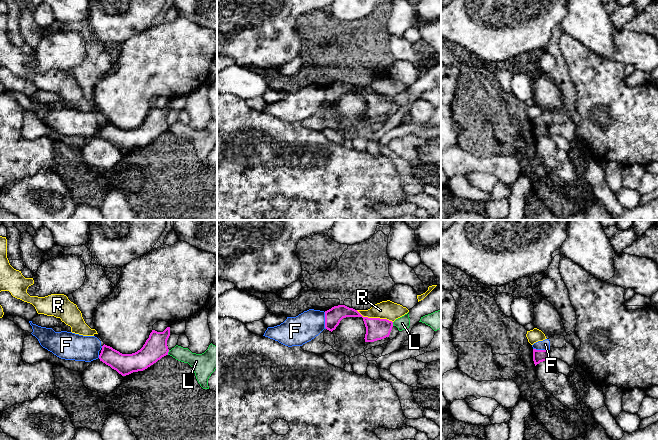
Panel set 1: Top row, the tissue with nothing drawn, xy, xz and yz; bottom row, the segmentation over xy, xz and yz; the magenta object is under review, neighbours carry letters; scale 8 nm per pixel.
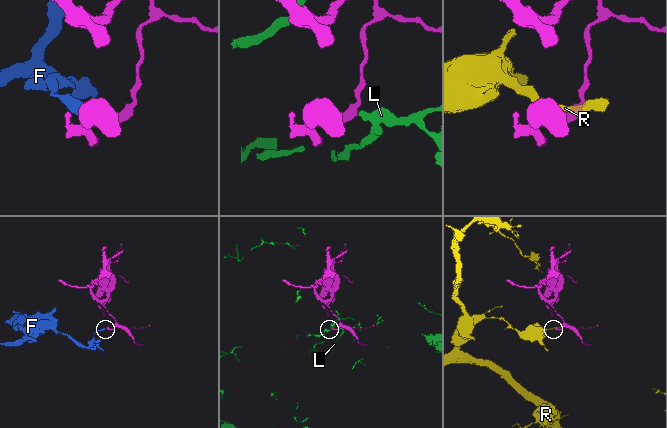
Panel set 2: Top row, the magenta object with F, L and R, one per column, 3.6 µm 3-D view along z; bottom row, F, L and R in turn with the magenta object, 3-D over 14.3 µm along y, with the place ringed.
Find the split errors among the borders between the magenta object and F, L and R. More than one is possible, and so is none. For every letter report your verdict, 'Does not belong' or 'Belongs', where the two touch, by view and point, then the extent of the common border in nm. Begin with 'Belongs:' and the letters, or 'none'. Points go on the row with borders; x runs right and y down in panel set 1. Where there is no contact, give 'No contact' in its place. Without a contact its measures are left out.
Belongs: none
F: Does not belong. Touches magenta at xz (325, 320). Shared border 140 nm
L: Does not belong. Touches magenta at xy (168, 351). Shared border 40 nm
R: Does not belong. Touches magenta at xz (374, 318). Shared border 320 nm

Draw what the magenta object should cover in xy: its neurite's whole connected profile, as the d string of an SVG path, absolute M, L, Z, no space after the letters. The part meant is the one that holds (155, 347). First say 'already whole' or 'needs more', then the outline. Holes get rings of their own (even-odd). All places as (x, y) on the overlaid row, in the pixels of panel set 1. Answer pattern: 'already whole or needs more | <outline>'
already whole | M170 327L163 332L152 330L143 347L132 354L122 354L104 344L99 359L122 376L143 371L168 355L167 340L169 336Z

